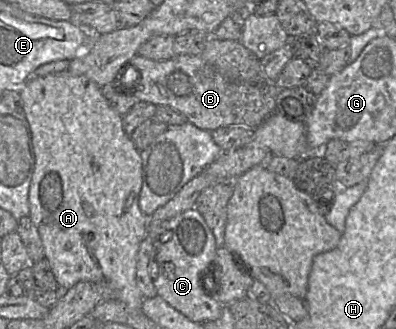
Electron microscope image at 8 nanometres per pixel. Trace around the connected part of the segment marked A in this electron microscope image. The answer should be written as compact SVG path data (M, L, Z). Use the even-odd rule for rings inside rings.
M68 71L49 74L42 77L30 77L20 88L22 111L32 132L32 143L35 153L35 167L29 189L29 217L36 226L44 248L44 258L49 263L53 275L62 290L68 290L81 281L106 282L113 299L125 307L141 311L144 297L136 282L137 255L141 242L147 236L147 219L139 207L139 195L142 187L142 159L130 136L122 125L122 116L115 112L107 102L105 90L94 81L83 75L75 75Z

